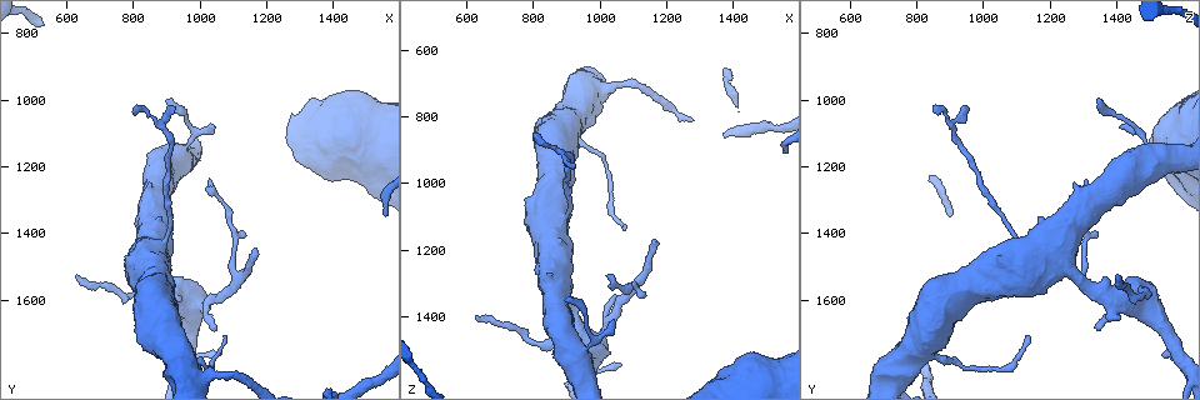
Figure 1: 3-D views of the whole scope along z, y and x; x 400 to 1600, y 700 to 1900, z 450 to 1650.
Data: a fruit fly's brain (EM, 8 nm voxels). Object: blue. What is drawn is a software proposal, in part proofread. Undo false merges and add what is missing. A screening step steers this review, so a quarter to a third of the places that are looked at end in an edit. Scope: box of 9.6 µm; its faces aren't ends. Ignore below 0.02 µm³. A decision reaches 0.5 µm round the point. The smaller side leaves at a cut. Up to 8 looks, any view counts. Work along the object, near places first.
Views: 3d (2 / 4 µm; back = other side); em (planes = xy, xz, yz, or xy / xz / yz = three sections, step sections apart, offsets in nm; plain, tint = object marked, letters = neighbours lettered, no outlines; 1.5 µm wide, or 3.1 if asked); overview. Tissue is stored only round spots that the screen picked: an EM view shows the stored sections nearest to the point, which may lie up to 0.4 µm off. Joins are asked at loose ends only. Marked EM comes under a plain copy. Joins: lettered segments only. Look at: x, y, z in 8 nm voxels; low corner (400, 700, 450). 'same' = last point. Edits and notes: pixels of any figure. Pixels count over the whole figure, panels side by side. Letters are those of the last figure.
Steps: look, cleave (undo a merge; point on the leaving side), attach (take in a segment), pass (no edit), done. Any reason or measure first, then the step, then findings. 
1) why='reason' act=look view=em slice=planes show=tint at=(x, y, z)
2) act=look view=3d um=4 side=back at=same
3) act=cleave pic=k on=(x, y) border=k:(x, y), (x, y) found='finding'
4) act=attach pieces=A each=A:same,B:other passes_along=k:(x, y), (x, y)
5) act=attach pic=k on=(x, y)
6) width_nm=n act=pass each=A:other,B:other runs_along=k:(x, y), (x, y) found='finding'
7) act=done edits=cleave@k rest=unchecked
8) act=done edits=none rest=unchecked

why='tapers out' act=look view=3d um=2 at=(630, 1530, 1400)

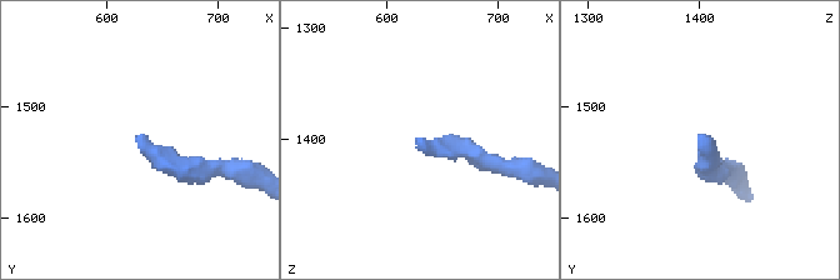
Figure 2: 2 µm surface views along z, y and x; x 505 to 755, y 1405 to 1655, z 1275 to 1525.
act=look view=em slice=xz step=8 show=letters at=(630, 1526, 1402)

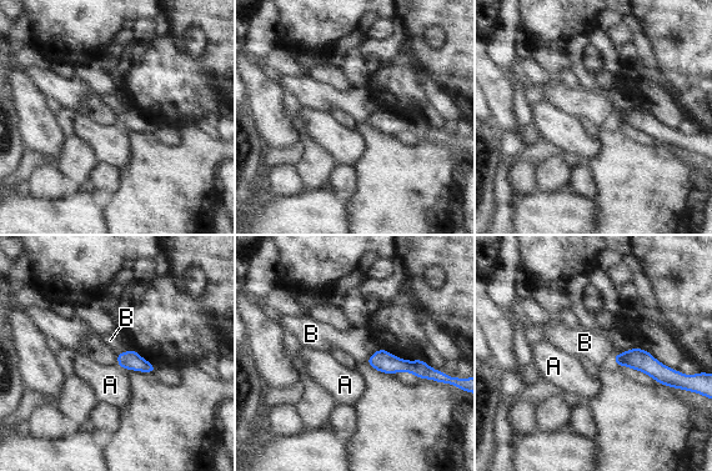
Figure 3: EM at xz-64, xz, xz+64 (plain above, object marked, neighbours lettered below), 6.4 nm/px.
act=look view=em slice=planes show=letters at=same

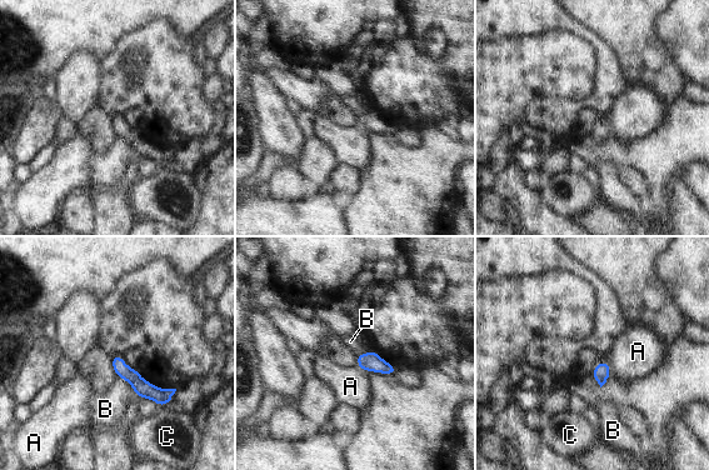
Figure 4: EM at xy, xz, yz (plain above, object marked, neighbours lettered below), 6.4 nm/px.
act=pass each=A:other,B:other,C:other found='none of them fits'

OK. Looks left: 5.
why='calibre changes' act=look view=em slice=planes show=letters at=(880, 1440, 1100)

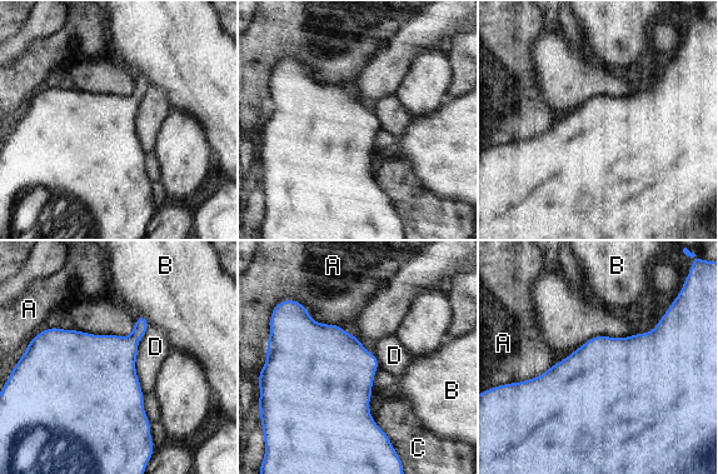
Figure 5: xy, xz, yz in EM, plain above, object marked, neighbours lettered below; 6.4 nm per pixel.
act=pass each=A:other,B:other,C:other,D:other border=5:(148, 327), (140, 339) found='continuous, no second cell'

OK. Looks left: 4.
act=look view=em slice=xy step=8 show=tint at=(1170, 1450, 1170)

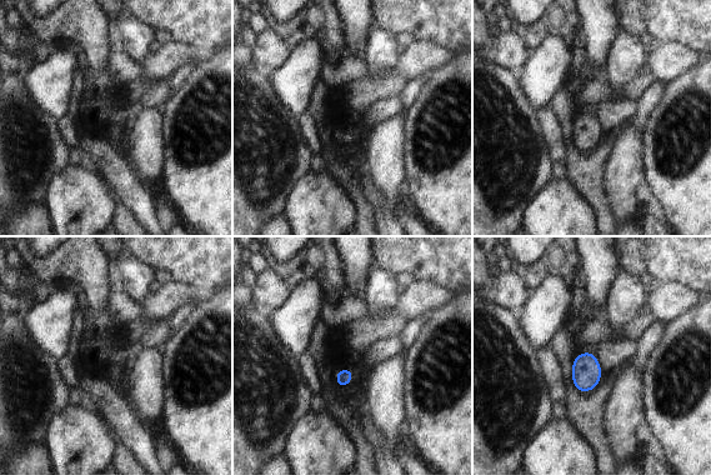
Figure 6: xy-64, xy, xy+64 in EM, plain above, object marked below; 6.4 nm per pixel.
why='cut it another way' act=look view=em slice=yz step=8 show=letters at=same

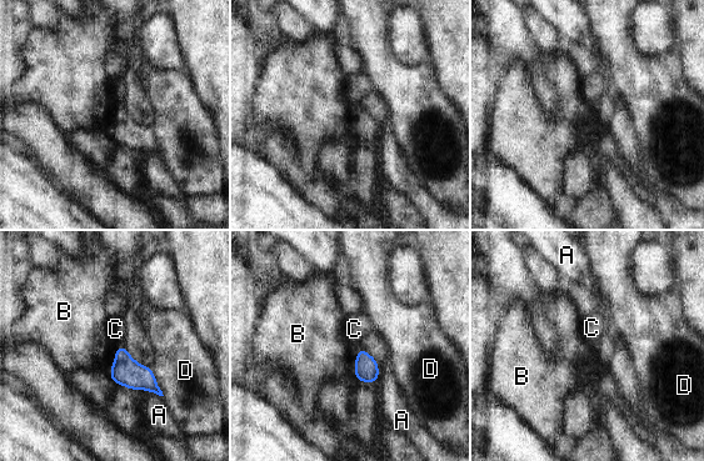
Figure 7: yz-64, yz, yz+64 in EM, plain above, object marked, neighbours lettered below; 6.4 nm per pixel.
act=pass each=A:other,B:other,C:other,D:other border=7:(362, 346), (354, 362), (358, 382) found='none of them fits'

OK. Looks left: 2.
act=done edits=none rest=unchecked

